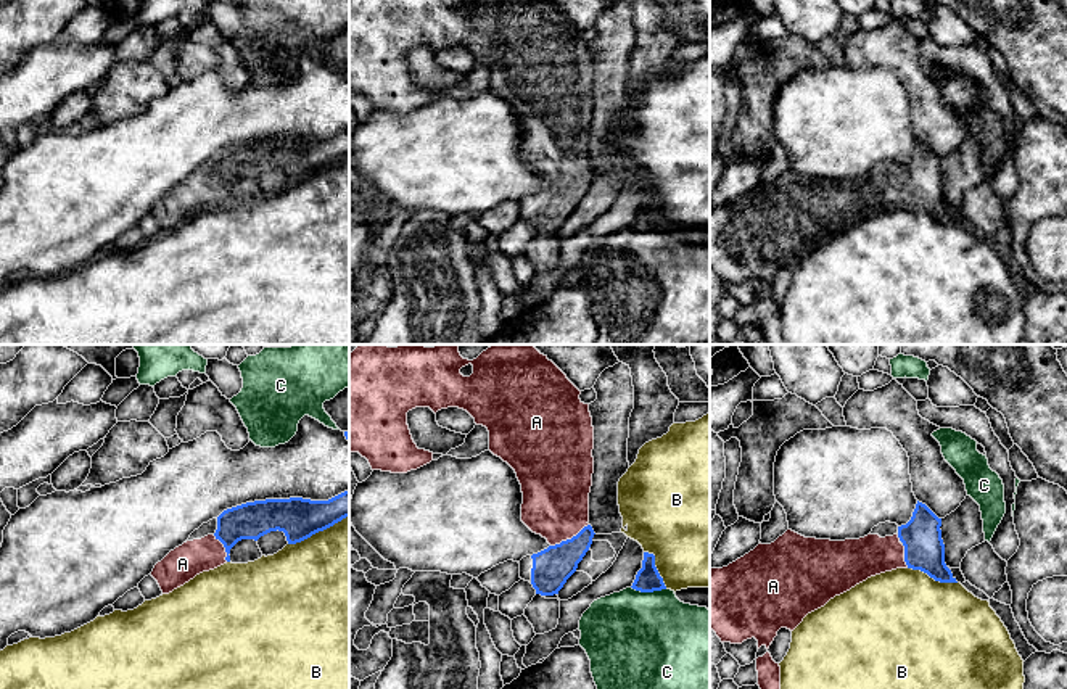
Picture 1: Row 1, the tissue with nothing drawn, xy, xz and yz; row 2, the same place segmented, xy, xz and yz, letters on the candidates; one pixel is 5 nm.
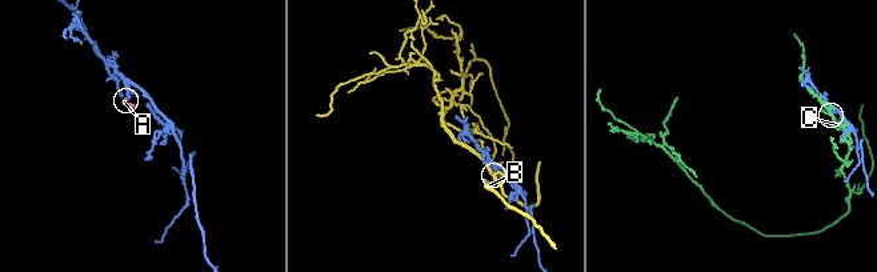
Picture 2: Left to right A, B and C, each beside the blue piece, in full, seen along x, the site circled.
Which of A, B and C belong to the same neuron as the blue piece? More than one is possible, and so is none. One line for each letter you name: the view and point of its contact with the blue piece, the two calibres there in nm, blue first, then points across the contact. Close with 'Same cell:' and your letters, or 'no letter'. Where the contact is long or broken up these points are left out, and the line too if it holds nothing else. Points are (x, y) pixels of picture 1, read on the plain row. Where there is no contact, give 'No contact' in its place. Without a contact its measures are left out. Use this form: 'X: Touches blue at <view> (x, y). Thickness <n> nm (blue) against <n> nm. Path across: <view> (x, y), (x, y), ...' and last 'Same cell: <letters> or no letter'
A: Touches blue at xz (568, 179). Thickness 190 nm (blue) against 340 nm. Path across: xz (554, 205), (565, 192), (568, 179), (556, 145), (556, 131)
Same cell: A

